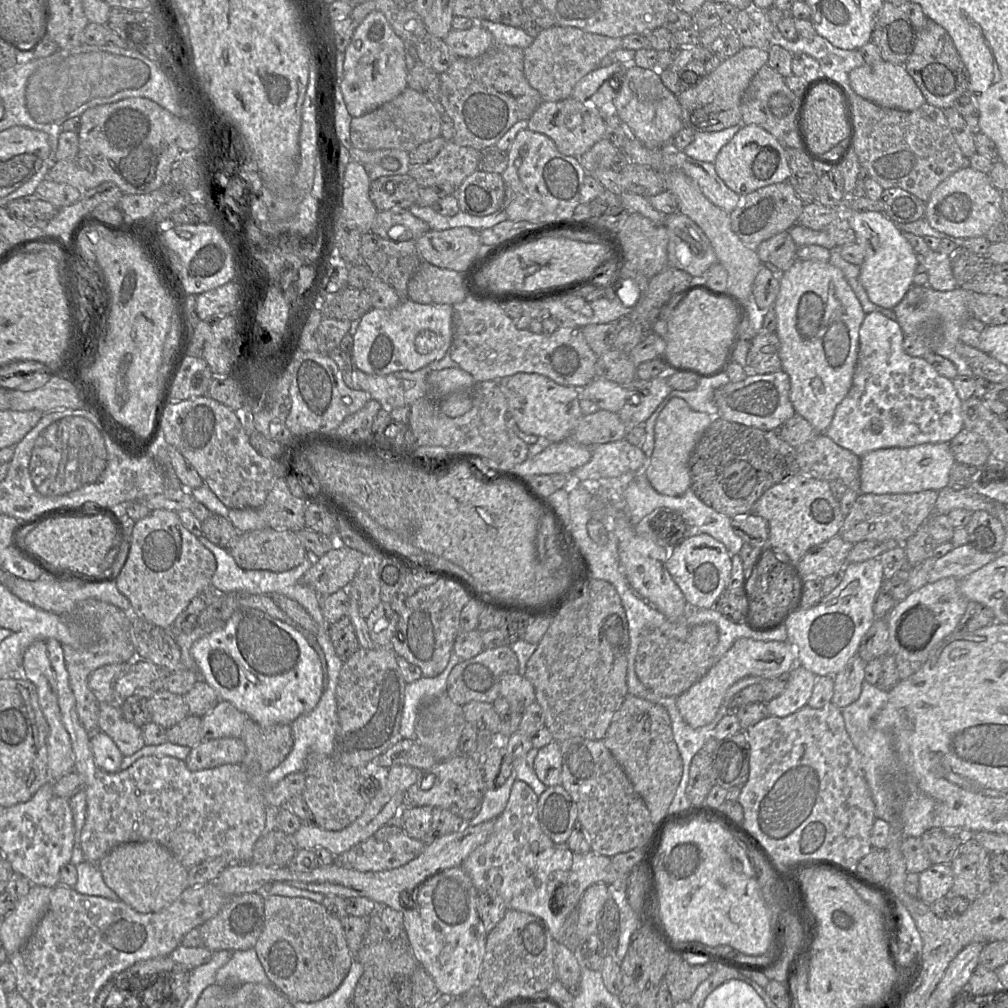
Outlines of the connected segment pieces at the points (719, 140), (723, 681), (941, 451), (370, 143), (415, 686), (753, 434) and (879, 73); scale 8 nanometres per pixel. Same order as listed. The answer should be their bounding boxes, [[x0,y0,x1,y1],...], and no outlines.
[[683,124,742,163],[677,638,797,727],[860,443,956,494],[350,87,441,152],[399,658,454,739],[689,417,800,518],[849,61,927,111]]

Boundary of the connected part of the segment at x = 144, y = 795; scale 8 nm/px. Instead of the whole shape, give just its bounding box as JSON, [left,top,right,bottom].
[45,639,266,869]

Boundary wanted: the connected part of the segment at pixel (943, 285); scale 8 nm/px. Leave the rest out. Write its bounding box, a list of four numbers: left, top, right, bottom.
[917,251,958,291]

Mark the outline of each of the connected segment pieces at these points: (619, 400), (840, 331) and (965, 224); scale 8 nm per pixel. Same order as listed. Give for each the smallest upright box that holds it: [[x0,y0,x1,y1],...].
[[579,378,627,413],[773,259,866,434],[925,165,1004,239]]

